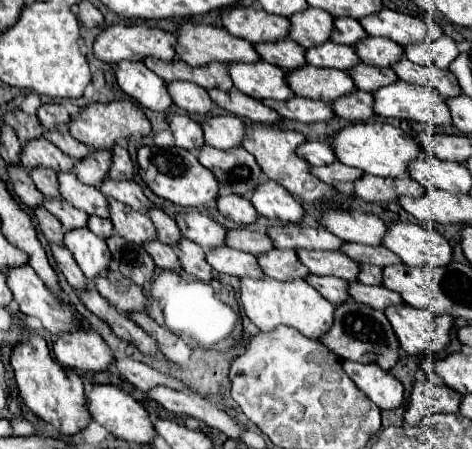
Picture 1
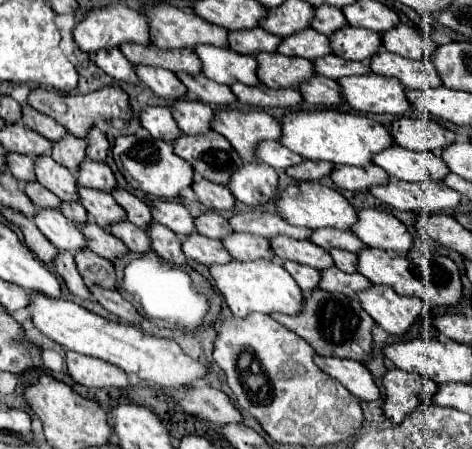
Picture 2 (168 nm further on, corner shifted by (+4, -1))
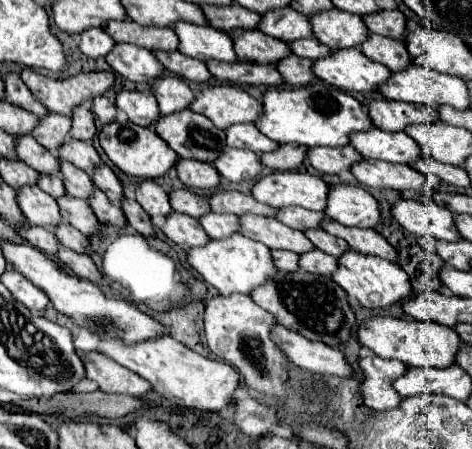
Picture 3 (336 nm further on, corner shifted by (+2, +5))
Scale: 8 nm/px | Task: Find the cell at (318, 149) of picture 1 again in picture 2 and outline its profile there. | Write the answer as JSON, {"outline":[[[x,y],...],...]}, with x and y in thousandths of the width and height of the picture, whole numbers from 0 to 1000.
{"outline":[[[555,316],[551,321],[551,334],[542,334],[542,343],[551,343],[551,356],[559,365],[572,365],[589,383],[644,361],[644,347],[619,339],[614,330],[597,325],[593,316]]]}

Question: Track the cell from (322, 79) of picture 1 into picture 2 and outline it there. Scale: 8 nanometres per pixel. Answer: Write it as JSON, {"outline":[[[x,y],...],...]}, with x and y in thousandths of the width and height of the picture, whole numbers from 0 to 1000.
{"outline":[[[547,120],[551,183],[568,196],[636,196],[669,169],[665,143],[648,129],[610,129],[602,120]]]}

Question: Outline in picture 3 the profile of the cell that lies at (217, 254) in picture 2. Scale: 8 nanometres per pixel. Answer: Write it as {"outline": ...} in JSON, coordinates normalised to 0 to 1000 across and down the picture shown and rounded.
{"outline":[[[364,472],[352,481],[352,499],[343,503],[343,517],[352,521],[352,530],[360,530],[369,543],[377,543],[386,552],[428,548],[441,535],[441,526],[436,526],[436,517],[428,517],[428,503],[419,499],[419,490],[394,481],[394,477],[381,477],[381,472]]]}

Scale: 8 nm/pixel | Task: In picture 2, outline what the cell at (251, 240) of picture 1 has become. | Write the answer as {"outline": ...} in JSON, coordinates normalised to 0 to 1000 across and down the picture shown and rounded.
{"outline":[[[436,472],[428,481],[415,486],[415,512],[436,526],[436,530],[453,530],[453,535],[475,535],[479,526],[487,526],[496,512],[487,503],[487,494],[458,477],[458,472]]]}

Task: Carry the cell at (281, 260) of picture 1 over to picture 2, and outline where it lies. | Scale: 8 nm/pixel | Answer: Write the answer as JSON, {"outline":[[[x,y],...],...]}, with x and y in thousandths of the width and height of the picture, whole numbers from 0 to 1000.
{"outline":[[[496,517],[470,539],[496,579],[530,584],[530,579],[581,579],[589,575],[564,530],[542,530],[534,521]]]}

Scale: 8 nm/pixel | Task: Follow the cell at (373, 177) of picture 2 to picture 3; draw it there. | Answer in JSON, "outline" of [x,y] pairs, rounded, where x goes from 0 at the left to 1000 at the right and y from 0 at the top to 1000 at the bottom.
{"outline":[[[720,325],[720,330],[653,330],[648,343],[653,361],[674,379],[691,388],[716,388],[725,379],[742,379],[742,365],[767,356],[767,347],[742,325]]]}

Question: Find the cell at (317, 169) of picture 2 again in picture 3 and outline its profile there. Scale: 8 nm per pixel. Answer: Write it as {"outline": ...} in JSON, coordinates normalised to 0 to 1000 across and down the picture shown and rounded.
{"outline":[[[593,321],[581,339],[555,339],[555,365],[576,374],[576,379],[627,379],[644,352],[648,352],[653,330],[631,325],[631,321]]]}

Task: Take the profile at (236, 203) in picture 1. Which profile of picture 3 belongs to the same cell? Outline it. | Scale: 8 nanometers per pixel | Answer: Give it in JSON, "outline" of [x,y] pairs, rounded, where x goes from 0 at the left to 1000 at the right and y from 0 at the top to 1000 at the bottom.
{"outline":[[[381,352],[373,365],[373,383],[377,383],[377,396],[390,405],[390,414],[398,419],[453,423],[466,410],[462,379],[449,365],[432,365],[419,356]]]}

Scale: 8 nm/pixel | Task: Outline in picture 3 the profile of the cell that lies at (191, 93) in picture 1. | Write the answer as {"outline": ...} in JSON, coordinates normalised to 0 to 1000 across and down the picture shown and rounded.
{"outline":[[[267,94],[242,98],[242,107],[225,120],[225,138],[237,147],[242,160],[280,183],[322,183],[347,160],[318,111]]]}

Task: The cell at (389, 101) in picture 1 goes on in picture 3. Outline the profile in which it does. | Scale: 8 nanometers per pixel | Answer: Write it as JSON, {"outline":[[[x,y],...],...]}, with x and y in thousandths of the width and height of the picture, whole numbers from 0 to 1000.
{"outline":[[[758,107],[703,111],[691,129],[669,134],[661,156],[691,187],[750,205],[797,205],[826,169],[818,147],[780,134]]]}

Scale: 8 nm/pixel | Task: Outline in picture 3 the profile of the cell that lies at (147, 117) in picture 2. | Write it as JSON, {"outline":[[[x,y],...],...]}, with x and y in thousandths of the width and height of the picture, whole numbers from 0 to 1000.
{"outline":[[[254,200],[246,205],[246,236],[267,249],[271,267],[292,281],[322,281],[322,272],[339,258],[335,232],[318,205],[288,200]]]}

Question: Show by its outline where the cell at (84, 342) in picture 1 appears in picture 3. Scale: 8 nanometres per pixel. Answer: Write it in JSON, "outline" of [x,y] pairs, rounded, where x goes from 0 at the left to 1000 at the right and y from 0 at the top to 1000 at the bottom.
{"outline":[[[169,784],[182,811],[182,837],[199,846],[216,873],[229,878],[271,878],[271,882],[309,882],[322,869],[322,855],[292,837],[288,829],[254,815],[237,797],[212,784]]]}

